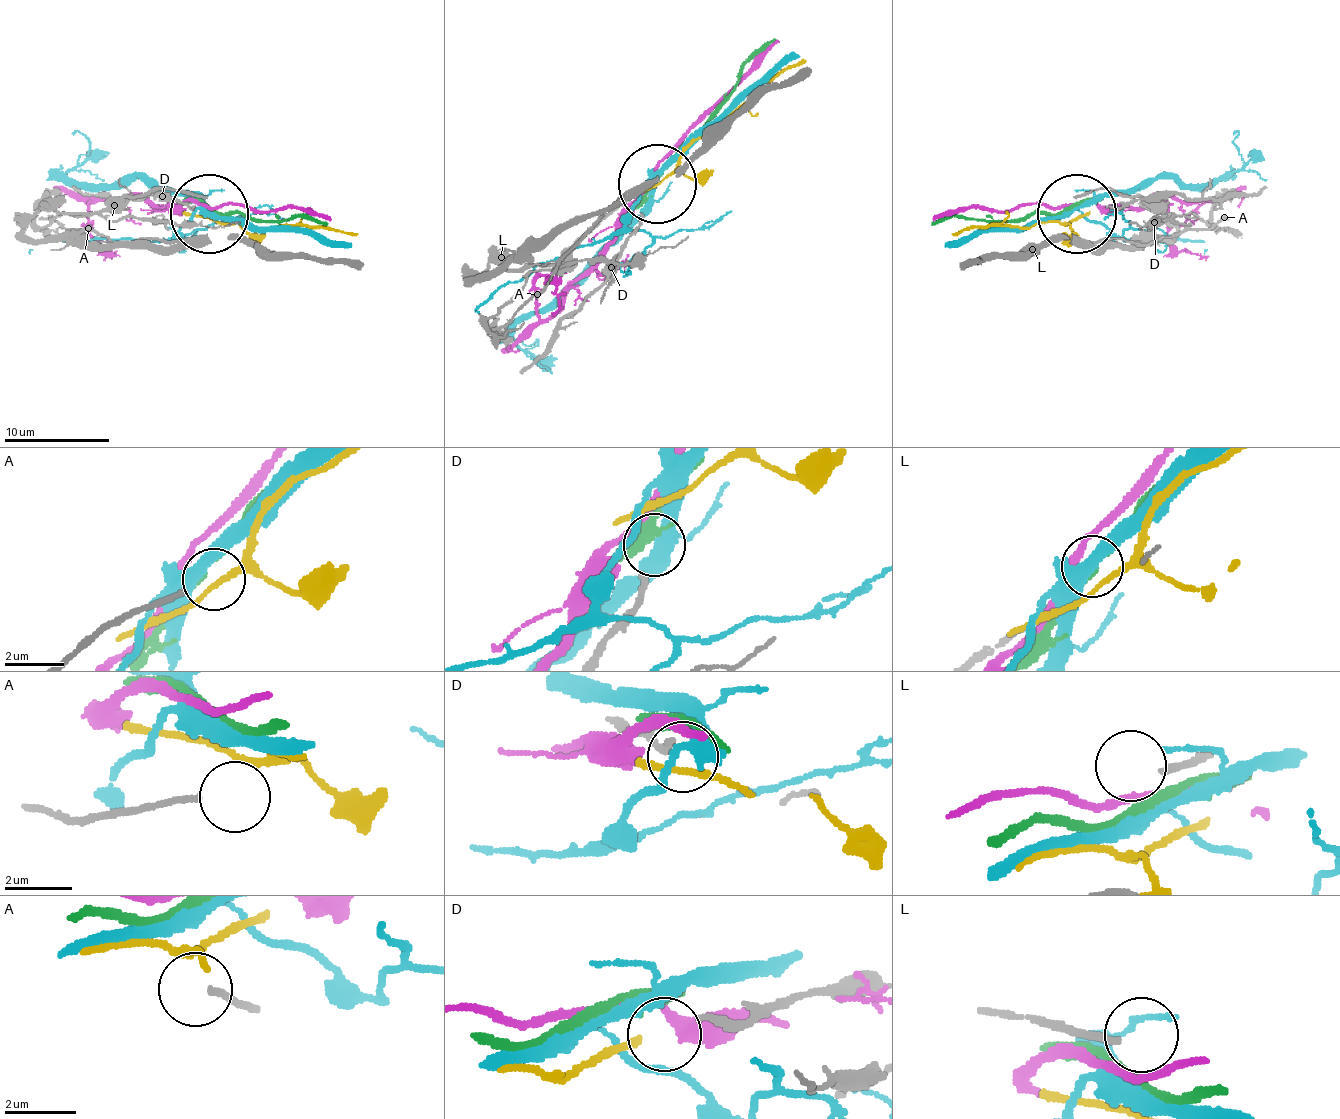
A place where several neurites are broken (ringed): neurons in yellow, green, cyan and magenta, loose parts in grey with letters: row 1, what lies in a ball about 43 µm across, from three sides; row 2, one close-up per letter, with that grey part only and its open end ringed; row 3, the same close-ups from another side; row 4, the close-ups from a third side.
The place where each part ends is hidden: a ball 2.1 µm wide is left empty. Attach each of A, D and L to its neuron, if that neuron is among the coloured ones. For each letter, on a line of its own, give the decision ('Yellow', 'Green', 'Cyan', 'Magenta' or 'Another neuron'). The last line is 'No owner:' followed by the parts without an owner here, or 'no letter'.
A: Another neuron
D: Another neuron
L: Another neuron
No owner: A, D, L

